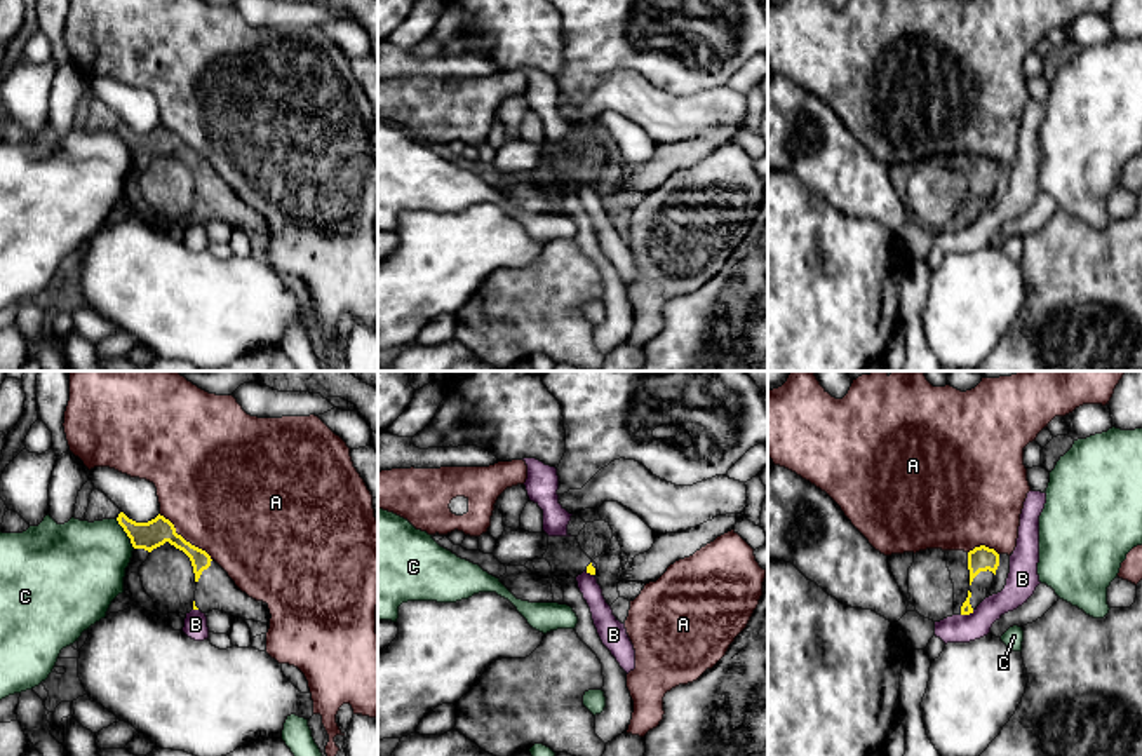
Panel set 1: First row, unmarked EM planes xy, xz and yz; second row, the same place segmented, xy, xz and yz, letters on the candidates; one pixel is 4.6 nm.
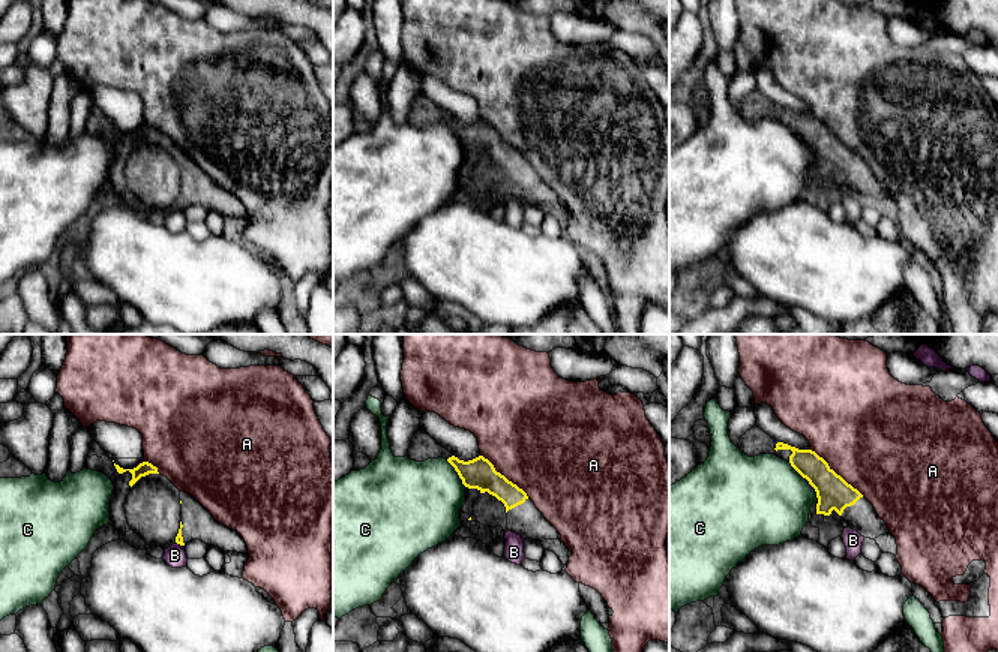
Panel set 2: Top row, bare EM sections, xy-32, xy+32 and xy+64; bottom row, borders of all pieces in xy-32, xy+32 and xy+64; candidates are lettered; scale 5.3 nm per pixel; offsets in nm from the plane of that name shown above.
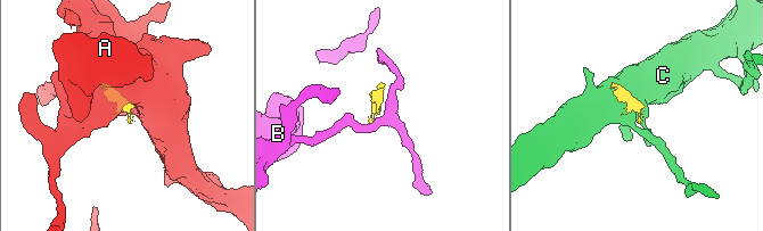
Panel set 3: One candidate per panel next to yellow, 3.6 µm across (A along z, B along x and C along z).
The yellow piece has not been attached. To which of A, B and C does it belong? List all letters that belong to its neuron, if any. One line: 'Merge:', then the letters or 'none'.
Merge: none

